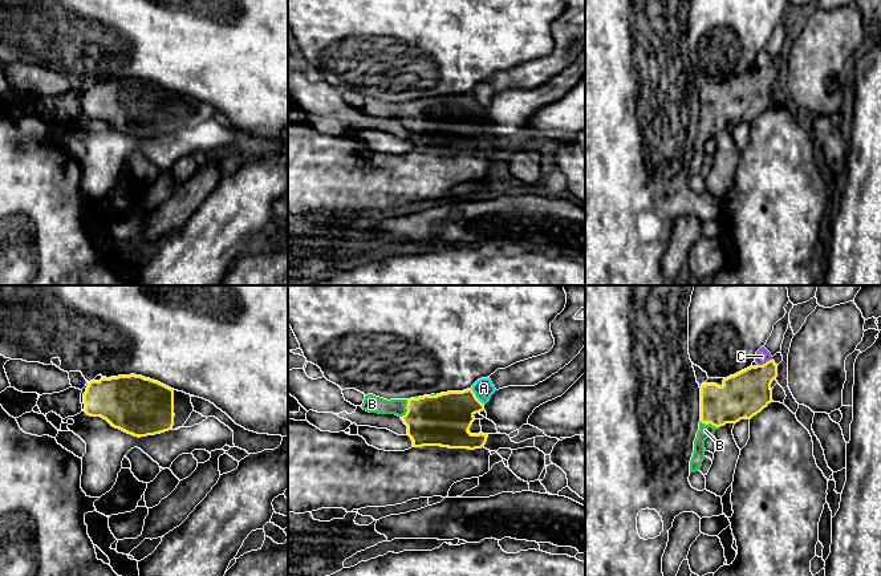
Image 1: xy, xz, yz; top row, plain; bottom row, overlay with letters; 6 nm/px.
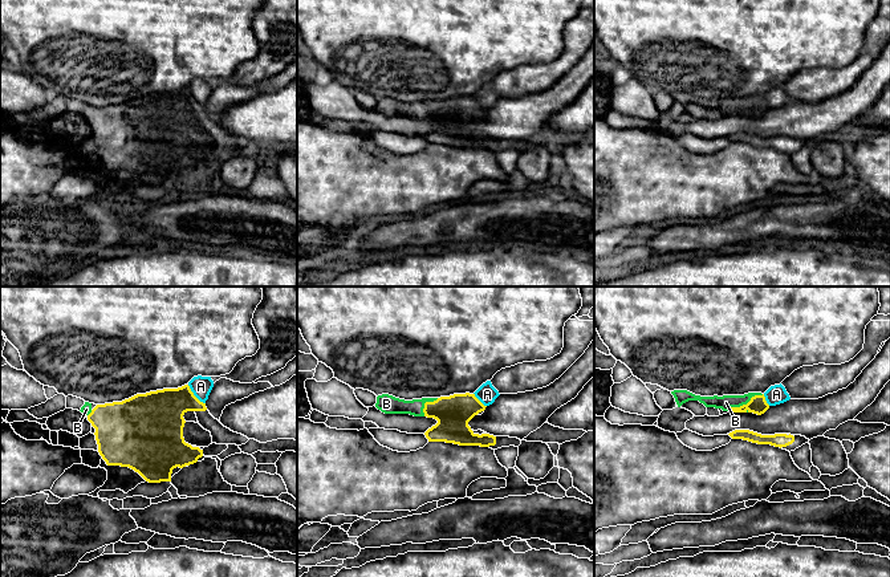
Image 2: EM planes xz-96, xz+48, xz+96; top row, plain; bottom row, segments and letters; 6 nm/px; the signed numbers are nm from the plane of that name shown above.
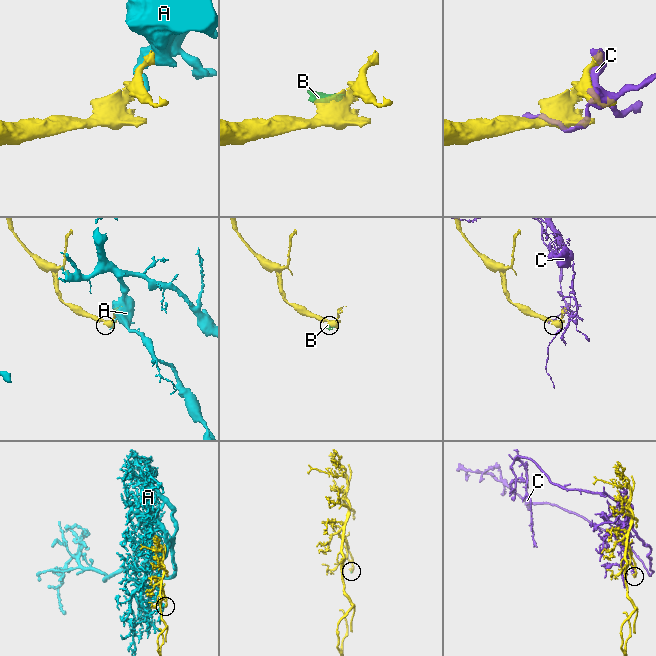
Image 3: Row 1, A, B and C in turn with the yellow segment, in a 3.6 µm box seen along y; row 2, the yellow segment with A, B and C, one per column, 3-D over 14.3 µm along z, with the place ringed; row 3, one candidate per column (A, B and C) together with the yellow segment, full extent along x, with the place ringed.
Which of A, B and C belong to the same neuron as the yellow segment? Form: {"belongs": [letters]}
{"belongs": ["B"]}

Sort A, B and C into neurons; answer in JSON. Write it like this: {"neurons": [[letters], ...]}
{"neurons": [["A"], ["B"], ["C"]]}

